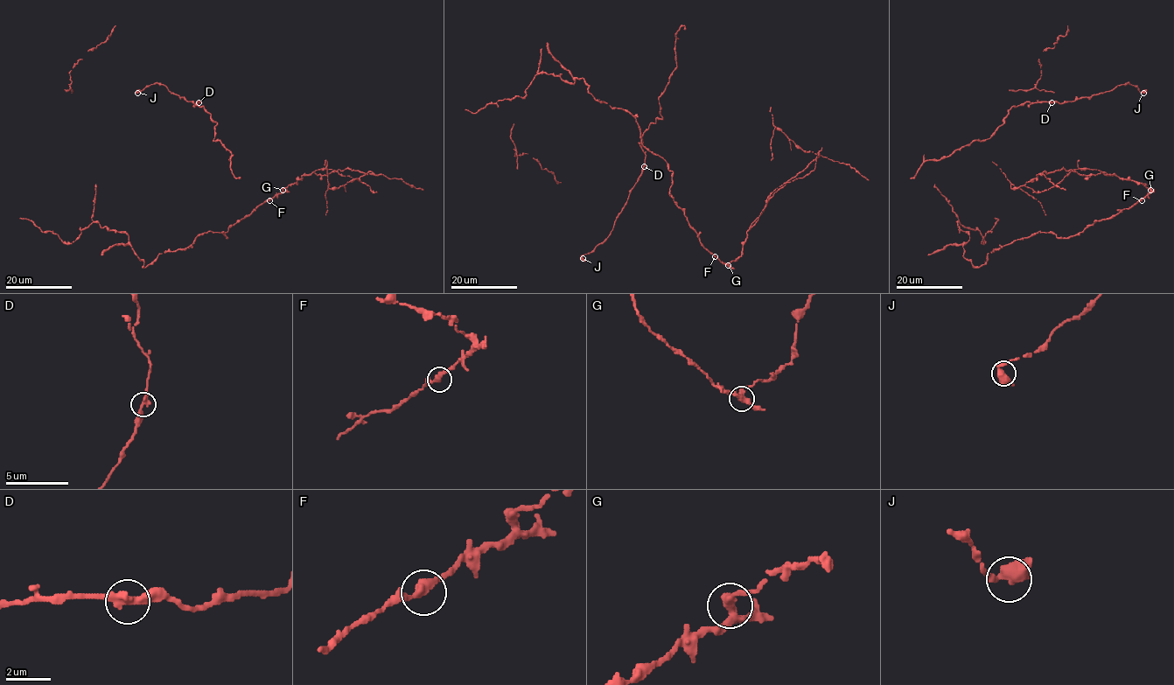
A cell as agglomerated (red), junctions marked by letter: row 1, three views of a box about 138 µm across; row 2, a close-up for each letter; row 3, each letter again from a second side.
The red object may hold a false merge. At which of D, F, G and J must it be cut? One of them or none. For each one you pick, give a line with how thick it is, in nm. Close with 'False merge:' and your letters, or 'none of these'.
G: calibre 360 nm
False merge: G

